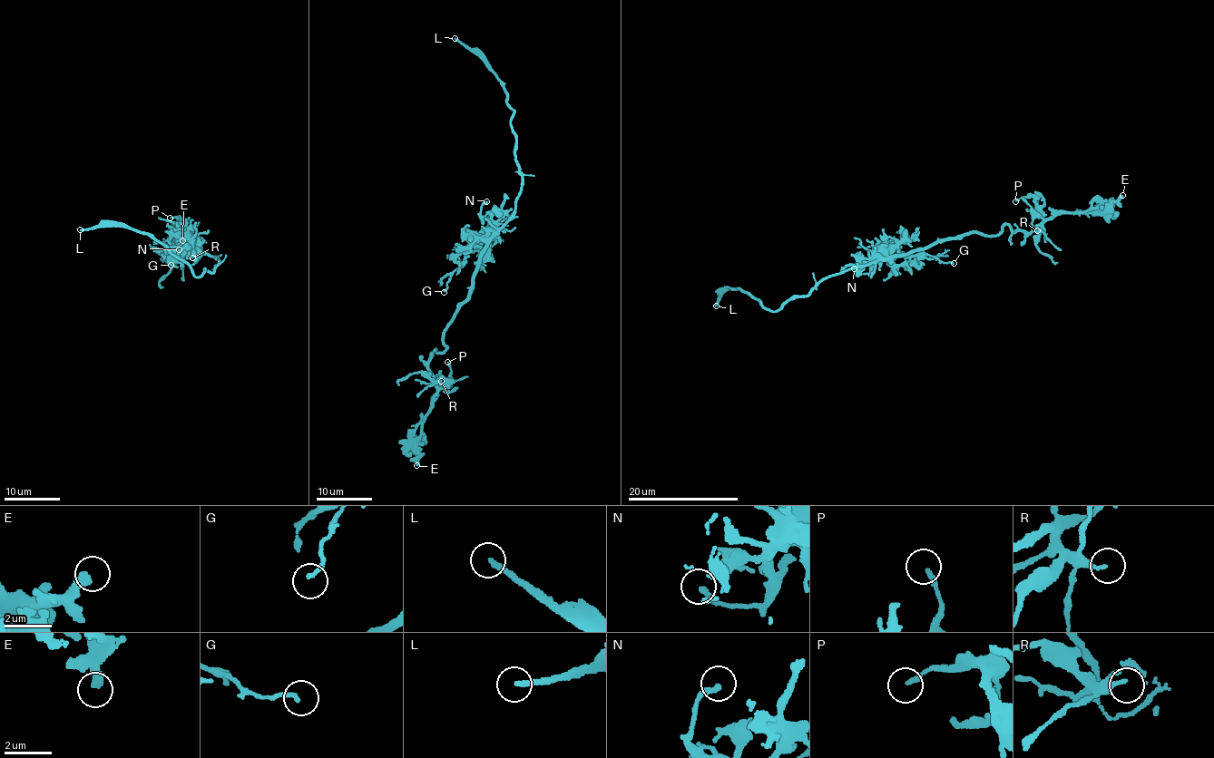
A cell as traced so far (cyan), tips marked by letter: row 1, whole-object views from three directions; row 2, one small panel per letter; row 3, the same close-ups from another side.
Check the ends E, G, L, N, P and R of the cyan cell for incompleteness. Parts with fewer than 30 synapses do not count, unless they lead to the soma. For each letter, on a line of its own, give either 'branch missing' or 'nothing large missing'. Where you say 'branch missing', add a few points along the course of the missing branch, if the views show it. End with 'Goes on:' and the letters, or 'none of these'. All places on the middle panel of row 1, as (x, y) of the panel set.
E: nothing large missing
G: nothing large missing
L: branch missing; missing branch runs (455, 38), (432, 29), (416, 29), (416, 25)
N: nothing large missing
P: nothing large missing
R: nothing large missing
Goes on: L

